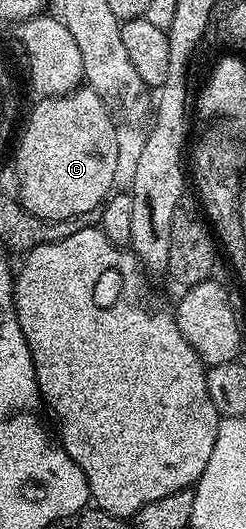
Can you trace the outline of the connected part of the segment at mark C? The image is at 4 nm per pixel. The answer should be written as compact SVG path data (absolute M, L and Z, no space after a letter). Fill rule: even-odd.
M81 87L61 97L42 97L35 102L37 105L28 113L28 122L24 125L24 134L20 137L20 146L16 149L16 185L20 188L18 200L30 215L44 221L62 221L71 217L82 217L87 212L97 211L108 200L113 192L112 184L116 181L116 168L120 165L120 141L116 138L116 125L108 114L109 106L90 88Z

